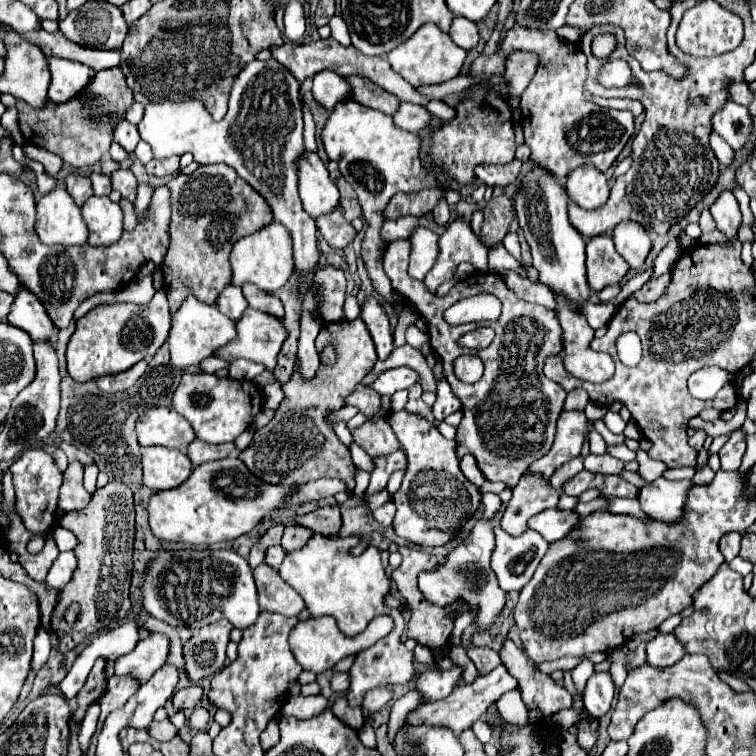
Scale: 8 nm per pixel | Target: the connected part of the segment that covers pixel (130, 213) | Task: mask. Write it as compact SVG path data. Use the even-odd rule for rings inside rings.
M121 199L119 205L121 205L121 209L123 209L123 229L125 229L125 231L131 231L131 229L137 225L135 209L133 209L133 205L131 205L127 199Z

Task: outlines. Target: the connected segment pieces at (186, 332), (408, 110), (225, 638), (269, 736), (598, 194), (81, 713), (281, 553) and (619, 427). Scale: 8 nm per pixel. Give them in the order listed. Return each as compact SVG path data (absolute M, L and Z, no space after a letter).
M189 295L171 319L171 331L167 337L171 363L179 369L189 367L189 365L199 365L201 359L213 355L213 351L217 347L225 345L233 337L235 337L235 323L229 317L219 313L219 309L215 305L207 305L207 303L199 301L197 297Z
M403 101L403 103L399 103L399 109L391 117L393 117L395 127L417 133L421 127L425 127L429 123L431 113L421 105L413 105L413 103Z
M215 621L211 625L201 627L185 645L185 671L193 679L193 683L219 673L225 665L225 649L229 643L231 623Z
M279 717L271 719L267 729L261 733L261 745L263 745L265 752L267 749L271 749L277 741L279 741Z
M593 165L575 169L567 177L565 189L569 199L583 209L601 207L609 199L609 181Z
M99 657L99 659L95 661L95 667L91 669L91 673L89 673L89 677L87 677L85 687L83 687L83 689L79 691L79 695L77 695L77 711L75 711L73 717L71 717L75 723L81 723L81 721L83 721L87 709L89 709L95 701L99 701L99 697L105 693L105 687L107 687L105 659Z
M273 545L273 547L269 547L267 553L265 553L265 563L271 565L273 569L277 569L277 567L281 565L283 557L285 557L285 549L283 549L281 545Z
M609 411L607 415L605 415L605 425L609 427L609 431L611 433L623 433L623 429L625 429L627 423L619 417L619 413L617 411Z

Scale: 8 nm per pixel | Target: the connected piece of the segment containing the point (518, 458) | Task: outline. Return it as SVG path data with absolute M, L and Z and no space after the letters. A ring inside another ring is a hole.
M408 239L393 241L387 245L387 253L383 257L383 269L387 277L391 279L391 285L397 293L403 297L411 297L411 303L417 305L419 313L427 319L427 333L431 339L431 347L441 359L447 381L453 389L453 393L463 403L463 421L457 427L457 455L463 457L465 453L475 455L479 469L487 477L487 481L505 481L509 489L513 489L519 481L519 477L527 471L527 467L543 457L547 449L553 445L555 437L555 423L561 413L563 401L567 393L557 385L555 381L549 381L543 375L543 365L547 357L561 353L561 327L557 321L555 311L549 311L541 305L527 303L519 299L497 273L473 273L471 279L459 281L445 297L431 297L427 289L423 289L421 283L413 281L407 275L410 256L410 242ZM479 293L491 293L501 303L501 317L499 321L487 321L487 323L467 323L467 325L447 325L443 321L445 309L449 309L453 303L457 303L463 297L479 295ZM477 327L491 327L495 329L497 337L487 349L461 349L457 345L457 337L461 337L465 331L473 331ZM471 353L481 357L485 363L483 377L473 383L461 383L453 373L453 361L463 355Z

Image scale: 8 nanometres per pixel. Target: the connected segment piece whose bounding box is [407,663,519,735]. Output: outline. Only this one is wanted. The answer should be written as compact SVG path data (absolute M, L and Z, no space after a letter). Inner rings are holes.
M501 663L497 665L491 673L477 677L471 685L465 683L461 687L455 687L453 693L441 701L433 701L433 703L425 703L419 705L413 713L409 713L407 717L407 725L441 725L441 727L449 727L455 735L459 735L461 731L469 729L477 719L485 717L485 711L491 703L495 703L501 695L505 695L507 691L517 689L517 679L507 671L507 667Z

